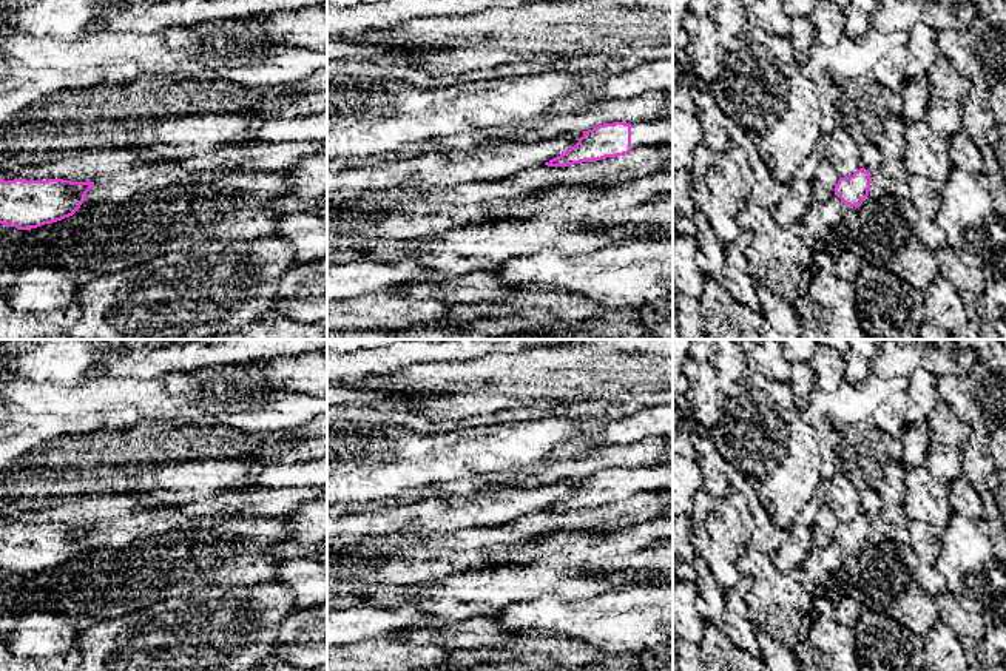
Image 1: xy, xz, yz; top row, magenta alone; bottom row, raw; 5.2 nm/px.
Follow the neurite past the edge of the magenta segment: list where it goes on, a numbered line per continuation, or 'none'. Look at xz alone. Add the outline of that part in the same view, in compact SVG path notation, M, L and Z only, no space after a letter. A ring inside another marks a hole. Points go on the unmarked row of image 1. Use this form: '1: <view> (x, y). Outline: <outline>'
1: xz (644, 478). Outline: M673 461L631 469L631 495L673 489Z

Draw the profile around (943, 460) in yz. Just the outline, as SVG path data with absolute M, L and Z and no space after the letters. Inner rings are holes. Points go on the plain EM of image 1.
M932 443L927 450L927 466L932 477L943 486L949 486L963 475L961 449L944 443Z

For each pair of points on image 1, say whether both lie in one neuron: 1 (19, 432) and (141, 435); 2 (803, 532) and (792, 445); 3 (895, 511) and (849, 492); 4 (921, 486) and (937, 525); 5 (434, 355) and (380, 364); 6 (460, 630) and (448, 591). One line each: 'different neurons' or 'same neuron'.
1: same neuron
2: different neurons
3: different neurons
4: same neuron
5: same neuron
6: different neurons

